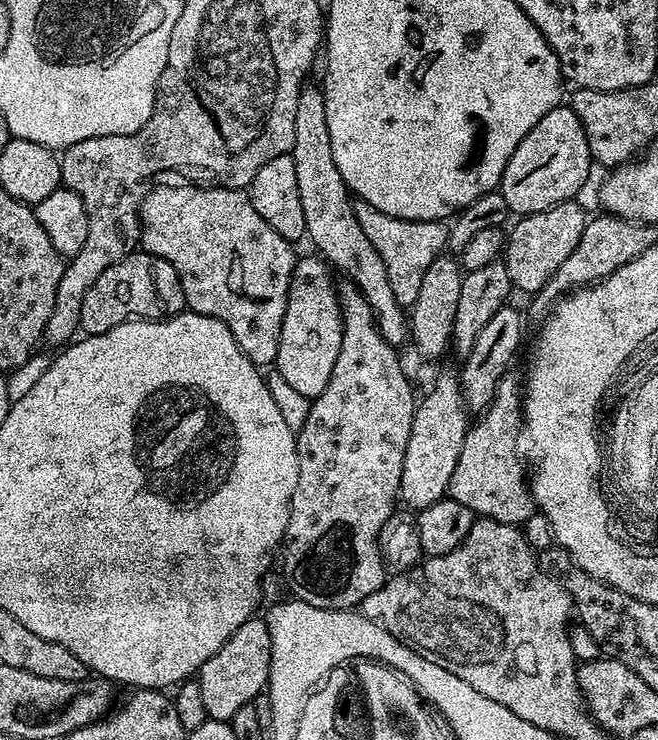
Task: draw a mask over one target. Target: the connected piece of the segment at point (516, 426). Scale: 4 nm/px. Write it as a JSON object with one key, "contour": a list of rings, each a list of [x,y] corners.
{"contour":[[[506,374],[498,382],[498,390],[487,408],[471,421],[466,442],[462,442],[462,454],[458,454],[458,466],[450,474],[450,486],[447,495],[462,502],[477,517],[485,516],[498,522],[522,526],[537,511],[536,501],[532,499],[526,464],[522,459],[522,384],[512,374]]]}

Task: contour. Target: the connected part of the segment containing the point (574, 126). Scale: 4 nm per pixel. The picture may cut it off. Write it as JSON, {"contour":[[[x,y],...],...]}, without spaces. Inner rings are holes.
{"contour":[[[557,106],[540,119],[538,126],[534,126],[522,142],[518,142],[518,150],[510,154],[510,162],[502,174],[498,190],[502,198],[506,198],[509,213],[517,217],[529,216],[573,199],[582,182],[586,182],[592,163],[582,122],[578,122],[571,106]]]}

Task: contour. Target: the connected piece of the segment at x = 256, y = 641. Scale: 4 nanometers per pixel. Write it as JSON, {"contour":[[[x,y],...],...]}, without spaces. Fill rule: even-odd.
{"contour":[[[253,618],[242,622],[230,638],[201,666],[198,679],[202,686],[202,699],[206,705],[209,720],[230,722],[242,706],[251,704],[252,700],[265,691],[270,674],[270,630],[264,618]]]}

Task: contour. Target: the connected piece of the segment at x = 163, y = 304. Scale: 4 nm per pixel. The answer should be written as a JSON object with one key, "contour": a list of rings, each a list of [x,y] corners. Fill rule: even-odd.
{"contour":[[[133,250],[122,257],[110,270],[102,270],[98,282],[86,290],[86,298],[82,298],[82,314],[80,315],[79,331],[97,336],[106,334],[106,330],[114,330],[114,326],[125,324],[127,320],[163,320],[165,317],[176,316],[185,311],[184,291],[180,285],[178,274],[166,258],[158,258],[143,250]]]}

